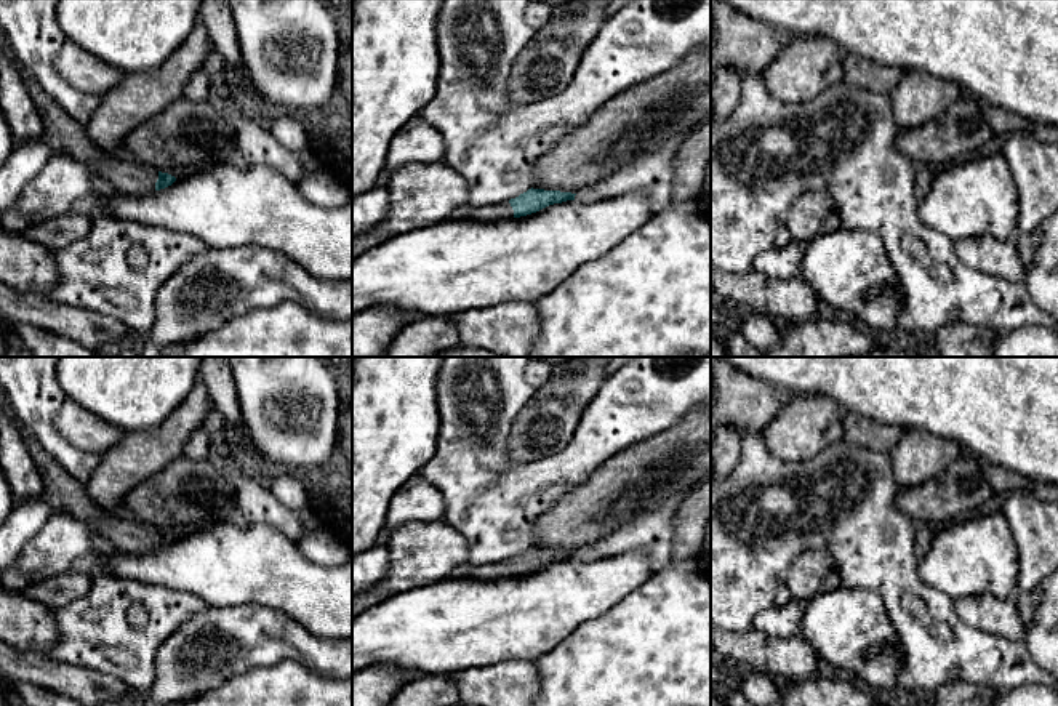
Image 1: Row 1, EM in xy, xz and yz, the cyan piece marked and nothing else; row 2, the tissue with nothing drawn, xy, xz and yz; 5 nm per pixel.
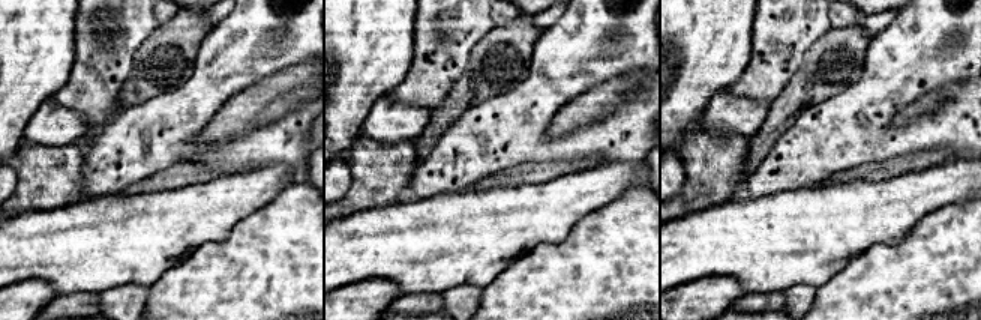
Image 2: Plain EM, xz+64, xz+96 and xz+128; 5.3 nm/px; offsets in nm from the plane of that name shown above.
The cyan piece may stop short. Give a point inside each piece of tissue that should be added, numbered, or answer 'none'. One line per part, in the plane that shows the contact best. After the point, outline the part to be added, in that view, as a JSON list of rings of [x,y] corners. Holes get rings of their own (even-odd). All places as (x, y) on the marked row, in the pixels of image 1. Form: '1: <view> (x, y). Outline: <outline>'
1: xy (114, 172). Outline: [[[0,30],[0,48],[18,67],[40,115],[43,139],[56,150],[67,152],[85,162],[94,173],[102,191],[128,194],[149,194],[155,189],[158,171],[131,158],[128,154],[104,154],[94,146],[85,125],[69,117],[19,64],[5,34]]]

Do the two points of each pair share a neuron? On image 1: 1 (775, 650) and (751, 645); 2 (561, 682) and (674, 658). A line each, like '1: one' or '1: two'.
1: one
2: one

